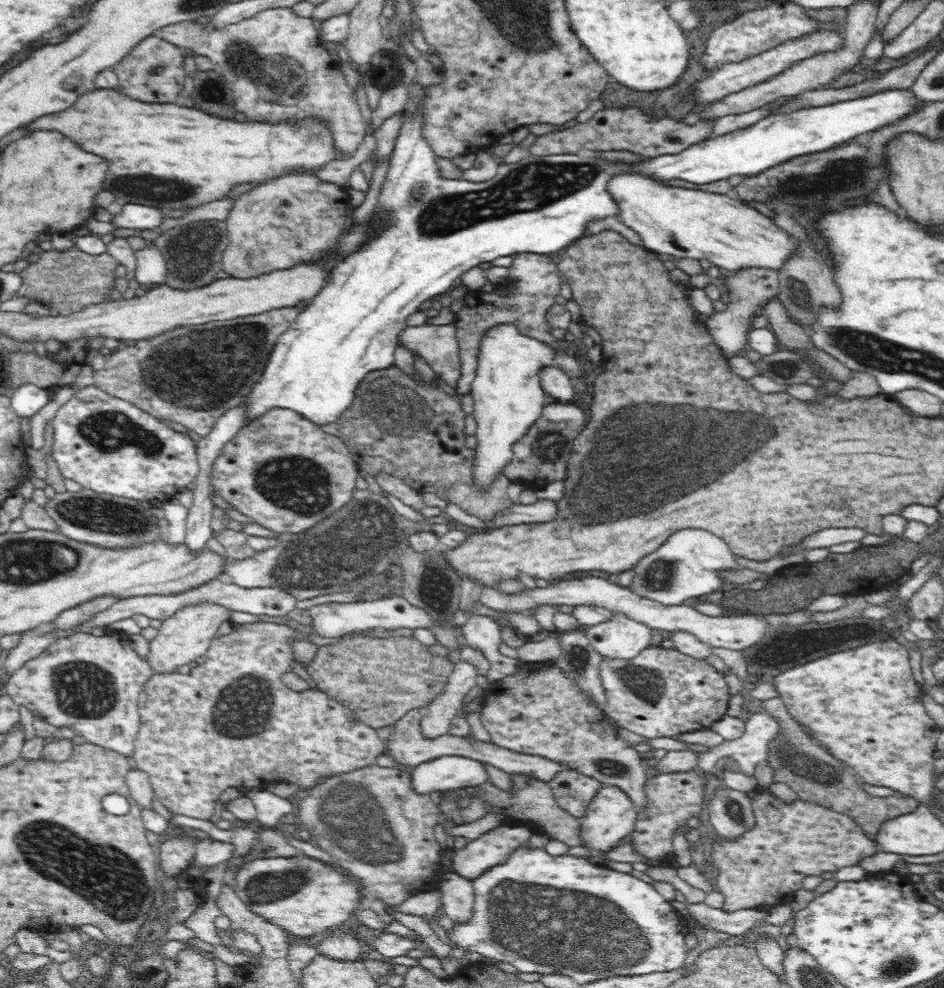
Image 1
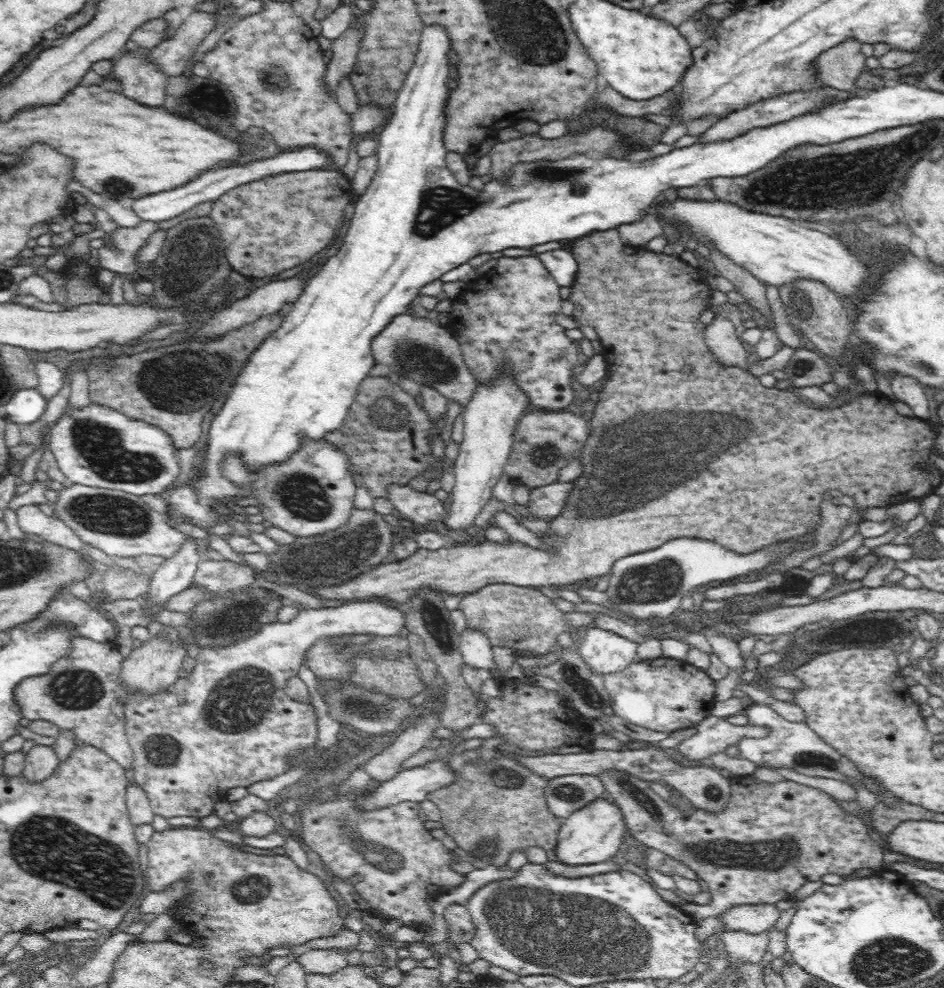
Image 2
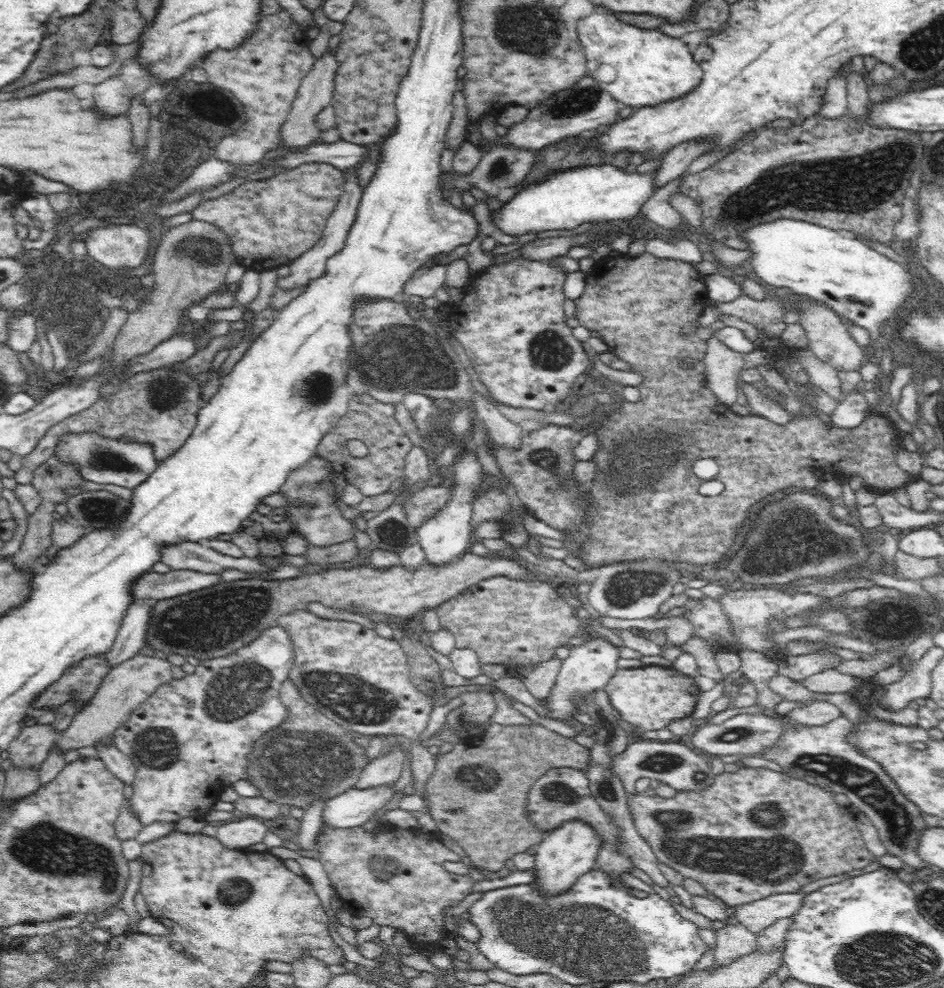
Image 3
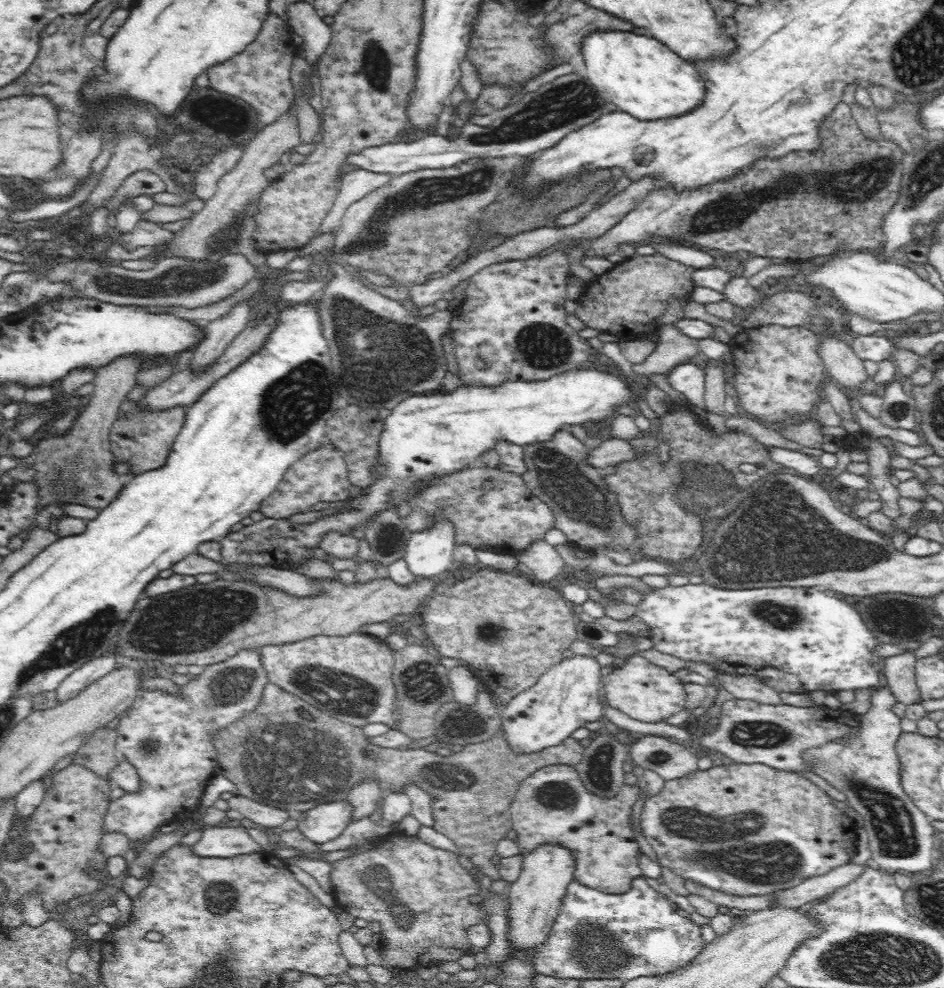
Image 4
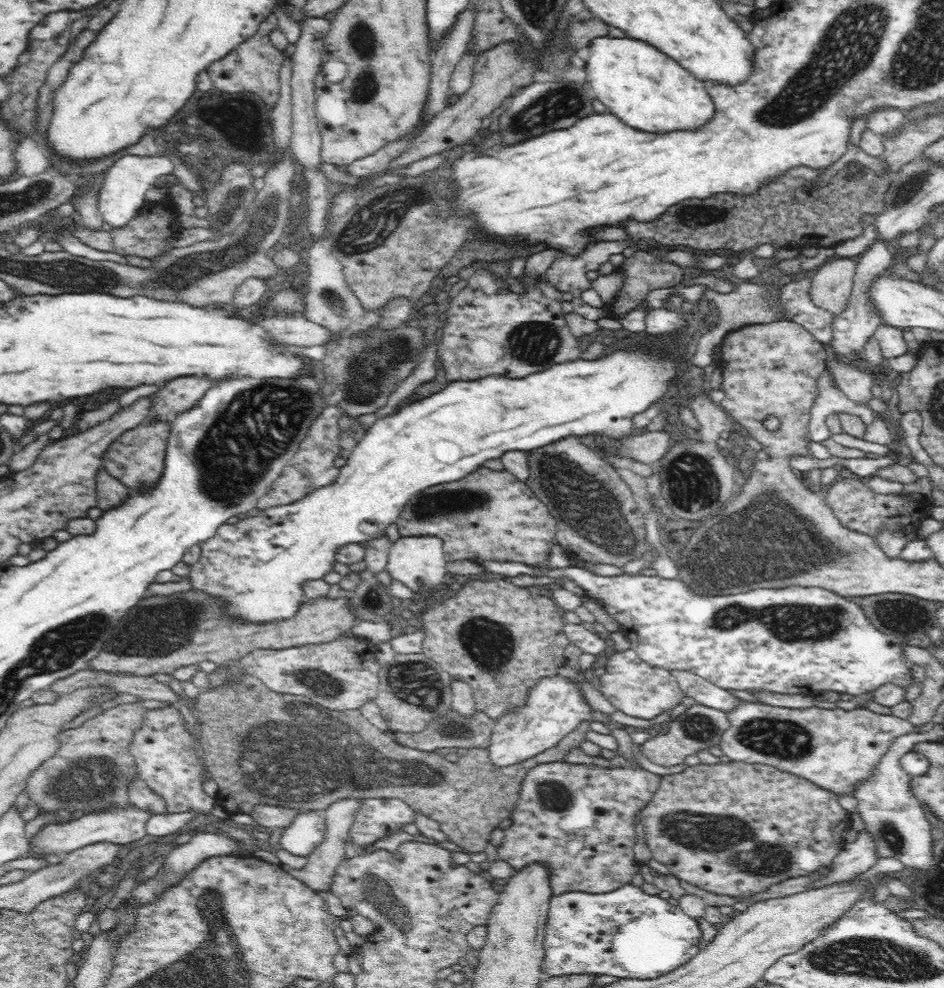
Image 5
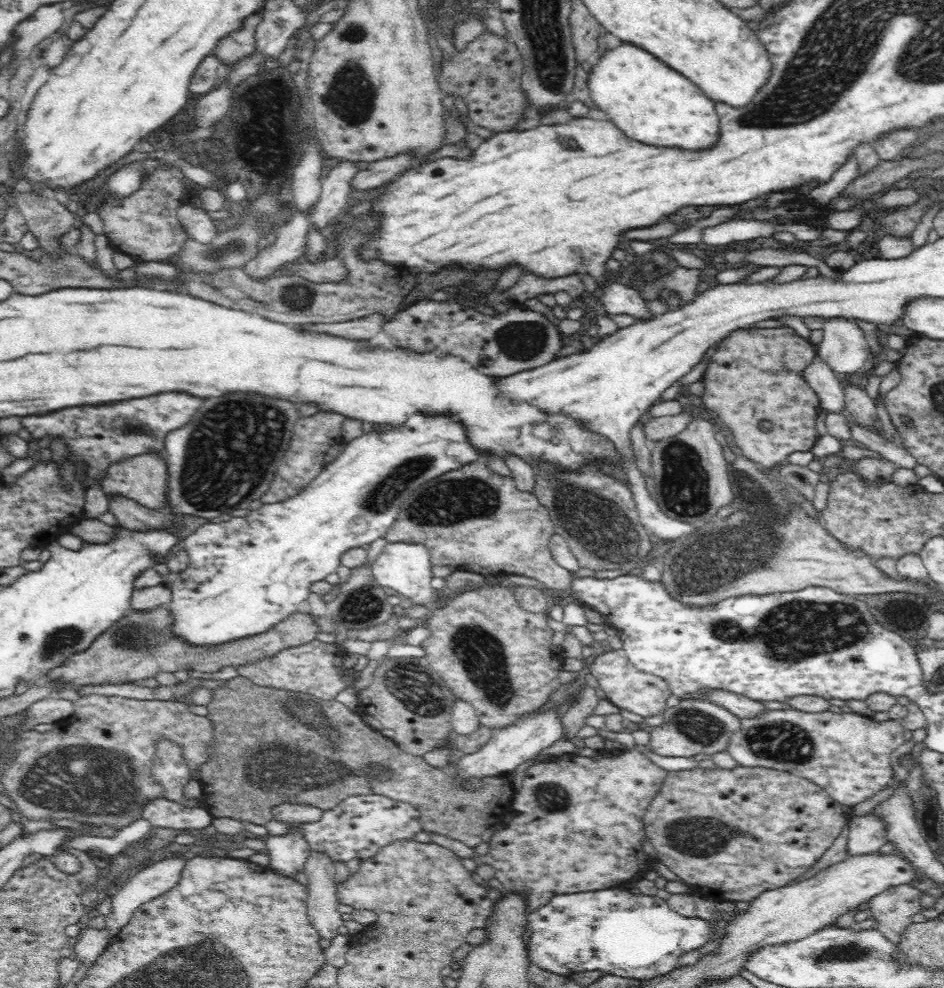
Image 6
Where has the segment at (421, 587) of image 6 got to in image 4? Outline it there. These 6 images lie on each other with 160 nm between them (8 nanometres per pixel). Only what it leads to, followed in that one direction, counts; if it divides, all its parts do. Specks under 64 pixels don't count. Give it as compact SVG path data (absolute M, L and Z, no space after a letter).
M440 521L420 532L413 532L403 556L415 577L444 574L454 560L456 533L452 522Z

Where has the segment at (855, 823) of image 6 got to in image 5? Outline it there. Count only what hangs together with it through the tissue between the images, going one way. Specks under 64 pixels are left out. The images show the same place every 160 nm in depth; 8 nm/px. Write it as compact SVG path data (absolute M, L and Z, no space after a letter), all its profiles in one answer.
M857 832L858 840L843 844L843 850L828 866L829 870L820 878L812 880L807 890L829 887L830 884L844 882L855 876L868 872L879 860L875 850L875 840L867 832Z

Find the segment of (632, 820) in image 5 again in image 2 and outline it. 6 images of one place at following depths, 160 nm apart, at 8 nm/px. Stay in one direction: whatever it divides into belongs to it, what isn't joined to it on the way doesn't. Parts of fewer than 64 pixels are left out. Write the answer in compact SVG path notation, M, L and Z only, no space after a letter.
M586 774L556 777L544 786L544 798L549 812L562 819L603 796L604 792L602 781L595 775Z

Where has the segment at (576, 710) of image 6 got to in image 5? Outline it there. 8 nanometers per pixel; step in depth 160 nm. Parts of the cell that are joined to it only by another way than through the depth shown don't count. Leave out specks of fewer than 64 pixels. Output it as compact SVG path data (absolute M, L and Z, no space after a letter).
M86 668L78 670L66 678L60 678L52 687L55 692L66 695L78 688L92 686L111 686L118 693L131 694L142 700L158 700L160 702L179 702L184 697L189 710L196 716L200 724L202 748L209 772L221 789L216 797L224 808L231 813L249 814L254 805L264 804L284 808L295 808L303 811L323 811L342 798L398 798L407 802L414 810L419 810L439 824L440 830L447 835L446 845L455 847L469 854L484 853L490 844L490 835L502 822L514 814L514 807L520 794L521 783L527 771L548 762L564 761L570 750L578 749L585 740L584 734L590 730L592 721L603 722L609 719L600 712L594 711L593 717L585 719L570 734L567 734L556 746L545 750L527 761L510 765L506 768L495 768L489 765L487 748L471 749L463 758L454 764L444 757L429 754L418 761L418 750L409 750L400 746L392 738L391 733L381 732L369 724L368 718L357 710L330 710L306 698L280 694L270 690L261 680L242 673L240 678L229 679L215 689L202 689L192 702L186 695L181 696L168 684L156 681L152 675L120 674Z

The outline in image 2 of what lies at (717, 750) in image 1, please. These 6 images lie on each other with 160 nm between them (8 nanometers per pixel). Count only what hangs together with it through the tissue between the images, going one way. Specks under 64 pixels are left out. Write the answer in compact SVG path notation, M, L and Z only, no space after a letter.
M764 704L749 706L744 714L748 724L764 727L766 736L744 737L738 742L740 758L753 762L755 765L775 766L776 768L791 767L794 772L806 774L806 776L822 776L822 778L834 778L853 784L856 778L863 778L868 788L876 795L882 790L882 785L874 779L862 775L858 767L844 755L840 755L836 749L826 744L818 733L810 729L806 723L793 723L782 718L772 707Z

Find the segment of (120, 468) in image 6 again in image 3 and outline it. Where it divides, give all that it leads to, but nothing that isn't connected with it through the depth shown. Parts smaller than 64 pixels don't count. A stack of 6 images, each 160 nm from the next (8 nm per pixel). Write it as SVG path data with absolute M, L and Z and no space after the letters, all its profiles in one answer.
M181 363L137 373L125 380L120 392L100 397L93 406L82 410L82 413L74 414L52 426L32 452L22 457L21 468L14 476L16 483L32 485L36 469L54 455L55 446L64 433L96 431L113 440L134 440L137 444L149 442L158 461L172 456L184 446L185 439L196 426L197 414L190 412L198 412L203 396L202 384L205 381L203 375L183 372L178 368Z

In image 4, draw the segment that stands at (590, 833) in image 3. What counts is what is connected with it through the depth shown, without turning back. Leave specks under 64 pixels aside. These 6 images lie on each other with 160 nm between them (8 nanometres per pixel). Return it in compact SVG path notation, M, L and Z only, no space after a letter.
M542 846L523 856L523 868L514 884L509 884L506 892L509 898L509 929L506 940L514 942L520 950L530 950L542 945L551 934L560 904L572 885L574 855L566 847Z

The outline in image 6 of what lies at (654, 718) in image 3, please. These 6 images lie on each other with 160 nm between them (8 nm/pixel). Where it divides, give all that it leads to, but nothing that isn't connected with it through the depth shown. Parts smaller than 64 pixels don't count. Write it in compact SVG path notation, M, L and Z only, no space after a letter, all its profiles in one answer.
M623 648L598 655L591 663L590 670L597 678L599 688L605 692L604 698L620 710L628 710L643 717L656 716L666 708L666 700L672 696L668 682L632 666Z

